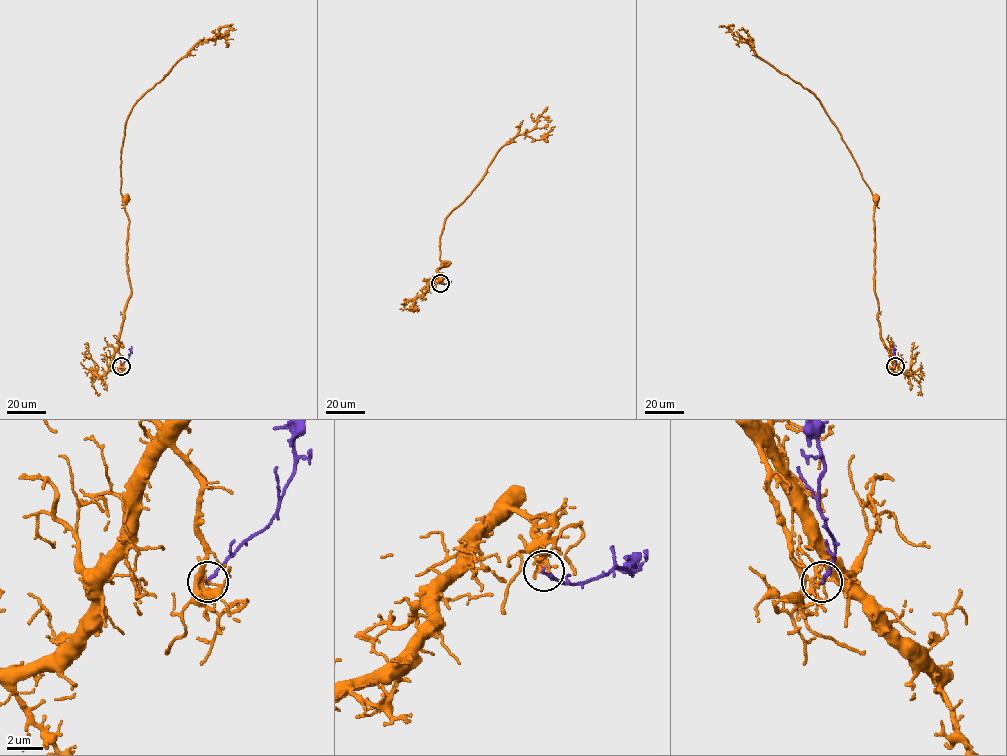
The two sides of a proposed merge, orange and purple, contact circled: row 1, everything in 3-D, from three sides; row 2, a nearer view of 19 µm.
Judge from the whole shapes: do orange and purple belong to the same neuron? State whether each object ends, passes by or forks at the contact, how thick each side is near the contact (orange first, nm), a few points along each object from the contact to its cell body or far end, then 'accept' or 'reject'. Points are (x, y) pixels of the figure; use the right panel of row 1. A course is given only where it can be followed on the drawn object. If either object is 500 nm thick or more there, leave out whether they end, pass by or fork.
orange forks; purple ends; calibres 140 and 200 nm; course orange (895, 366), (881, 336), (874, 291), (875, 199); course purple (895, 366), (893, 346); reject

